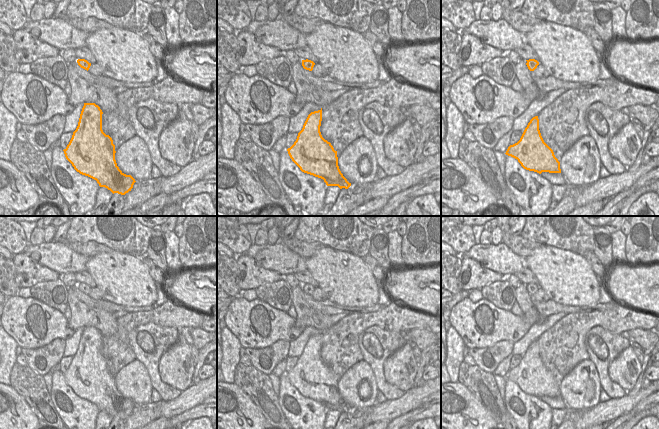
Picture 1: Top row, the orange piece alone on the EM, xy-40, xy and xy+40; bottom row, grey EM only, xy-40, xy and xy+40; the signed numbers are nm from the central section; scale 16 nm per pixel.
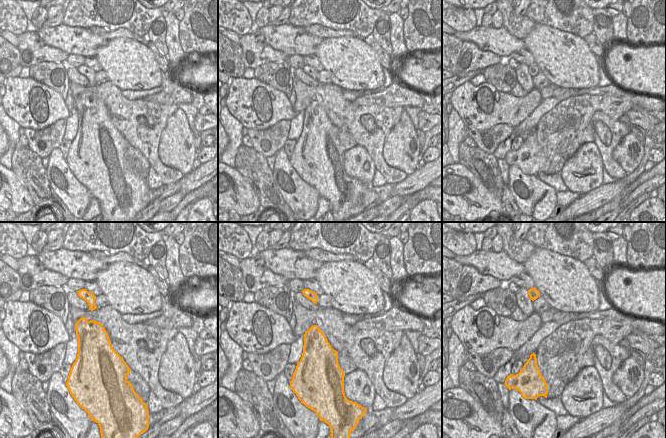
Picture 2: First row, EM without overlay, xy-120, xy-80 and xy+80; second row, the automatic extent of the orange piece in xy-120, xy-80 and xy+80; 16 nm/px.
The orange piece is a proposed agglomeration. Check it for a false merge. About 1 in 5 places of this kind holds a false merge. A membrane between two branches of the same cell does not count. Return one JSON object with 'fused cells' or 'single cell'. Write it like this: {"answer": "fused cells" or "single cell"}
{"answer": "single cell"}

